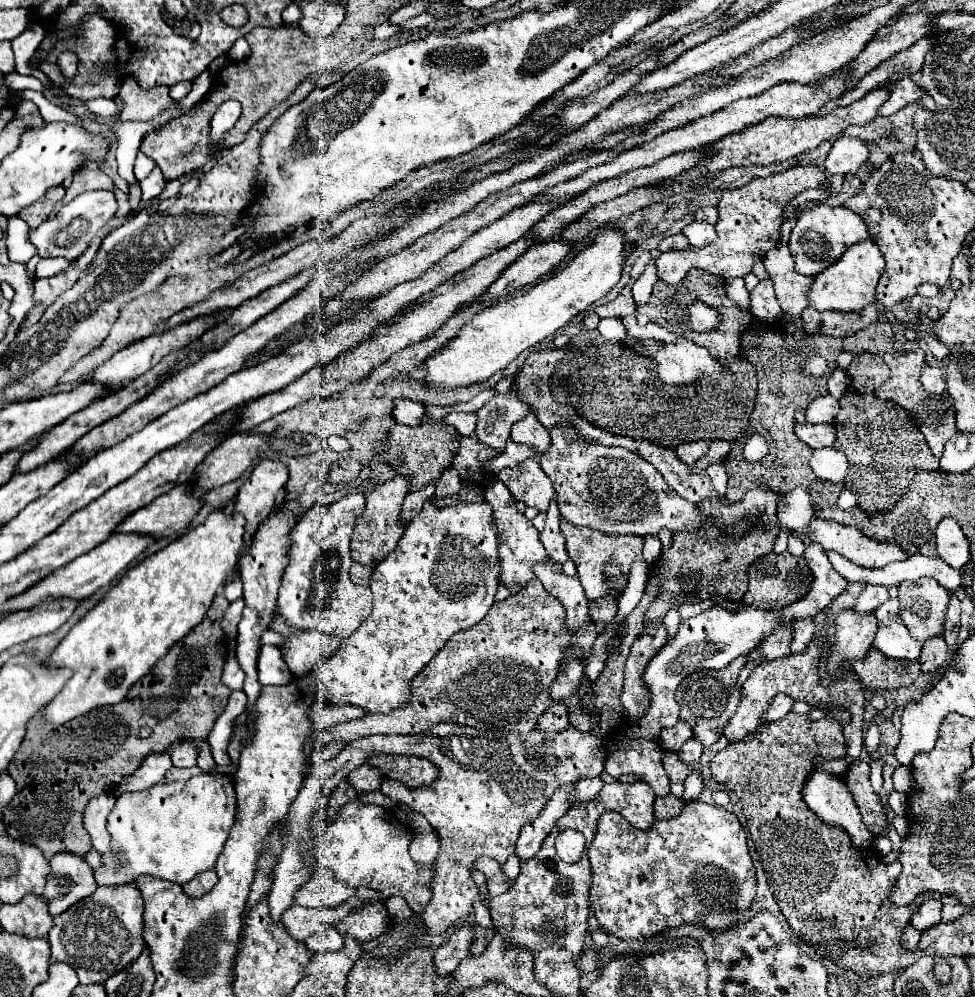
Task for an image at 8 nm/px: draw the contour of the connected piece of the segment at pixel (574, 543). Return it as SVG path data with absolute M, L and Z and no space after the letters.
M561 521L559 525L567 539L567 553L577 567L579 581L581 581L589 601L593 601L597 597L605 597L605 593L607 593L607 581L605 581L605 573L603 573L603 565L607 561L617 561L621 565L623 573L629 573L633 561L643 561L643 553L641 553L643 537L639 537L639 535L609 535L609 533L601 533L597 529L579 529L577 525L567 525L567 521Z

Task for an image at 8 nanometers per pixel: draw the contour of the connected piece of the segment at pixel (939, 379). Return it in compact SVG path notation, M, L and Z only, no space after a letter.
M925 367L923 375L921 375L921 383L925 383L925 387L927 387L929 393L939 393L941 395L947 389L943 373L937 367Z

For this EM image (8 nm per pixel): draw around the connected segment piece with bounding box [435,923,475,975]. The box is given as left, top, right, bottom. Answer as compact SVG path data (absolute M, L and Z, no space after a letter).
M463 923L437 951L435 951L435 969L439 975L447 975L457 969L461 959L469 955L469 945L475 939L473 923Z

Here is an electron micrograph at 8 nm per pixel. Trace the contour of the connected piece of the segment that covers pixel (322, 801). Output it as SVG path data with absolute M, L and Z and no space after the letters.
M443 721L441 725L435 725L433 729L425 731L425 733L417 733L417 735L371 735L371 737L361 737L357 741L347 743L341 753L327 761L321 767L315 767L311 777L305 779L297 799L293 801L293 805L289 807L287 813L287 827L289 827L289 835L287 839L299 839L303 841L303 851L305 857L311 857L311 825L317 821L319 811L323 811L323 807L327 805L329 795L333 793L333 789L355 769L367 763L367 759L371 755L383 755L383 753L405 753L405 755L417 755L417 757L425 757L429 761L435 763L439 777L425 785L425 787L417 787L417 789L409 789L407 785L401 785L399 781L392 779L383 779L381 783L381 793L387 795L391 801L399 803L399 805L407 805L413 811L425 815L425 819L433 825L433 829L439 835L441 841L441 851L437 855L435 867L435 879L431 883L431 903L427 905L427 909L423 911L421 919L427 927L427 931L433 933L445 933L447 927L451 927L455 921L459 919L467 919L467 915L473 911L473 897L479 893L477 885L471 879L471 869L473 869L473 861L481 855L487 855L491 859L495 859L497 863L505 863L509 859L509 855L513 855L515 851L515 843L519 837L519 831L523 825L531 823L545 807L545 803L553 797L553 793L563 787L563 785L571 785L577 783L581 779L587 777L597 777L603 771L603 763L605 763L605 745L599 737L593 737L589 733L581 733L573 727L561 731L561 733L547 733L547 731L539 731L533 729L525 735L521 733L493 733L493 731L477 731L473 727L463 727L457 723L447 723Z

